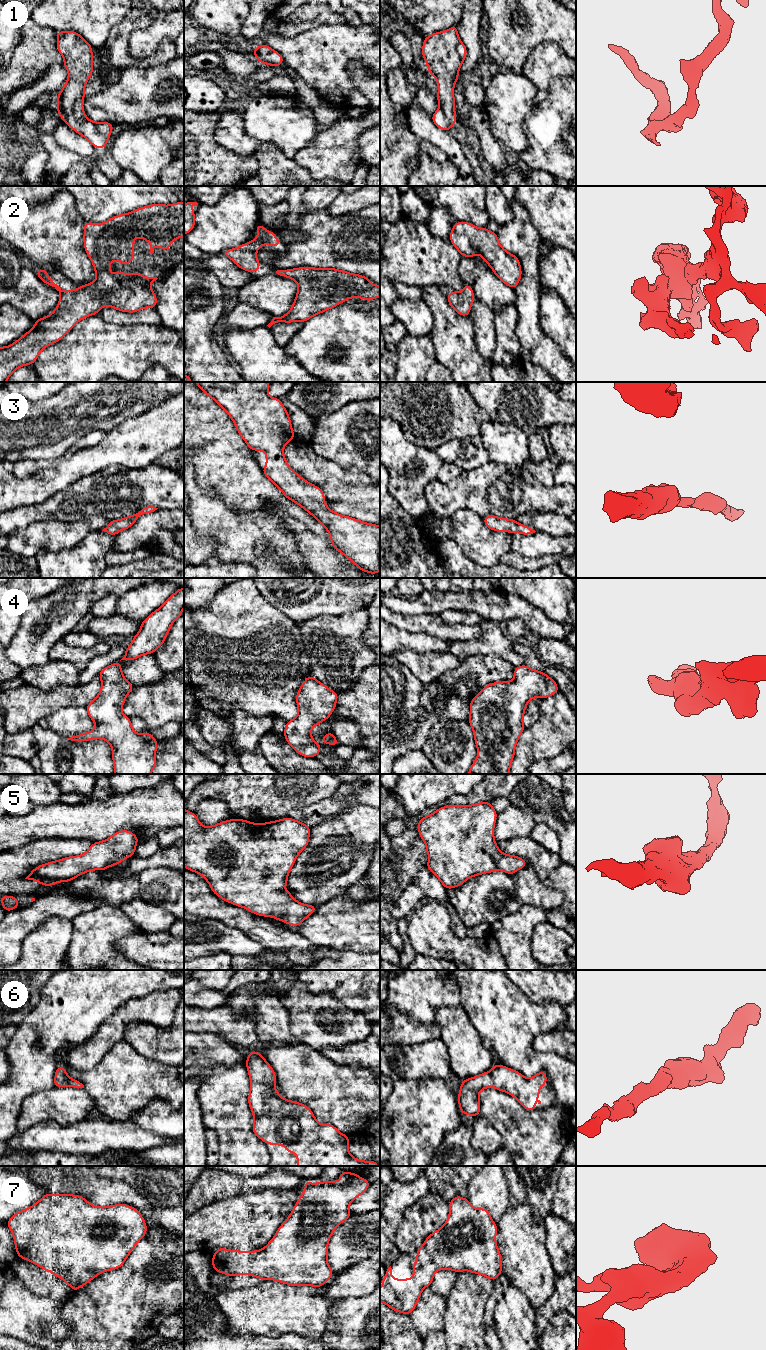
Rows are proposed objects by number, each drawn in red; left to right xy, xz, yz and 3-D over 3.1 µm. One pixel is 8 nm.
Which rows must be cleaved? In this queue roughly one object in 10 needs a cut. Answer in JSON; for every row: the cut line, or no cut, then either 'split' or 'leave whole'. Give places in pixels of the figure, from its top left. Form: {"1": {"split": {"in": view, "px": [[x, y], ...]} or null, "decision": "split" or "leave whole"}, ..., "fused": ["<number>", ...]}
{"1": {"split": null, "decision": "leave whole"}, "2": {"split": null, "decision": "leave whole"}, "3": {"split": null, "decision": "leave whole"}, "4": {"split": null, "decision": "leave whole"}, "5": {"split": null, "decision": "leave whole"}, "6": {"split": null, "decision": "leave whole"}, "7": {"split": null, "decision": "leave whole"}, "fused": []}

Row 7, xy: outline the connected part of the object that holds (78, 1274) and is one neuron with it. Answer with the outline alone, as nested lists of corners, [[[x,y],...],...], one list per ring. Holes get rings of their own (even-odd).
[[[46,1193],[37,1203],[16,1212],[8,1221],[17,1255],[61,1278],[75,1292],[97,1275],[121,1267],[133,1248],[145,1236],[147,1225],[141,1213],[127,1204],[98,1207],[80,1195]]]

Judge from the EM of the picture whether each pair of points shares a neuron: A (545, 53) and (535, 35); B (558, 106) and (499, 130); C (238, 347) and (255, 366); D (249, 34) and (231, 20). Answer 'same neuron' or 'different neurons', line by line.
A: different neurons
B: different neurons
C: same neuron
D: different neurons

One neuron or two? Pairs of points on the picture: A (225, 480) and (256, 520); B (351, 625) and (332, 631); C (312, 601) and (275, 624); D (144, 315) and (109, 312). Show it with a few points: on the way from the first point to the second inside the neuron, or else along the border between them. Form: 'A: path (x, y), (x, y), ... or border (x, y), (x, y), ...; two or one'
A: border (272, 503), (253, 511), (234, 511), (227, 506); two
B: path (346, 630), (337, 631); one
C: border (269, 602), (298, 623); two
D: path (135, 317), (118, 317); one

